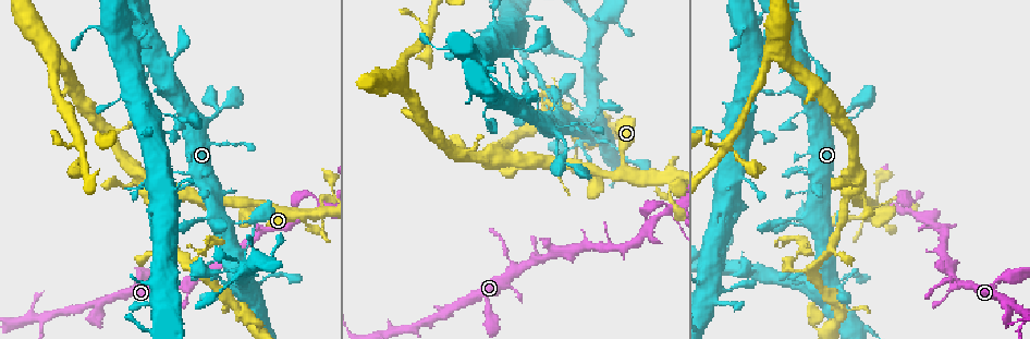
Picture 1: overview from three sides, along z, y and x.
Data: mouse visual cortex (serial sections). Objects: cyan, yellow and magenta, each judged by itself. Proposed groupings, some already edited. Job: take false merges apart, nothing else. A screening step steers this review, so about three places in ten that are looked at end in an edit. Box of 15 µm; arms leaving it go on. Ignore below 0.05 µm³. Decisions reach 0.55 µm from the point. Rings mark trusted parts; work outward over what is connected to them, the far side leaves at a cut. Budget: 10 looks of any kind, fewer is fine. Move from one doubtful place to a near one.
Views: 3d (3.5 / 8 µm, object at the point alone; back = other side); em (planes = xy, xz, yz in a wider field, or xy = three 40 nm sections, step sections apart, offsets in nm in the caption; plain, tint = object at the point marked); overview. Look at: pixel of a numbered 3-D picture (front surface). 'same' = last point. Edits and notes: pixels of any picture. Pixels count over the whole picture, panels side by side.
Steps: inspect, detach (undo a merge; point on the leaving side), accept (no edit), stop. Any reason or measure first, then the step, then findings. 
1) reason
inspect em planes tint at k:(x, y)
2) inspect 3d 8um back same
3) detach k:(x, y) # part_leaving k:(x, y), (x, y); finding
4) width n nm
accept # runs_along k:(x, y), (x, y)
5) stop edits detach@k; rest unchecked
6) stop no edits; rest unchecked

sudden change in width
inspect 3d 3.5um back at 1:(826, 284)

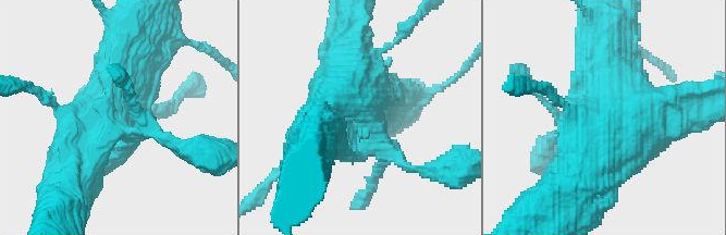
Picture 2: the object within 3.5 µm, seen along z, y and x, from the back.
inspect em xy step 2 tint at 2:(605, 112)

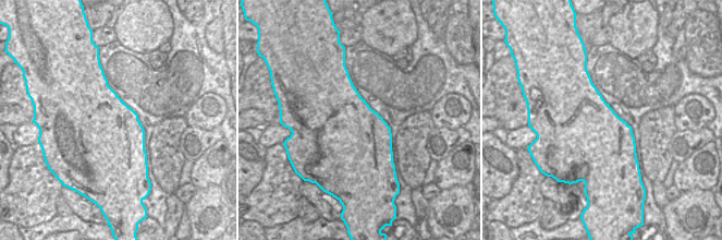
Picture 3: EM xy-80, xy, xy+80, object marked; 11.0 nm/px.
accept # continuous, no second cell

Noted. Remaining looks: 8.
inspect 3d 3.5um at 1:(497, 154)

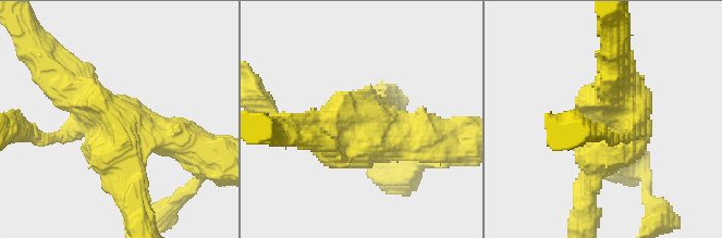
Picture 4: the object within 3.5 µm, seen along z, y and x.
inspect em xy step 1 tint at 4:(367, 121)

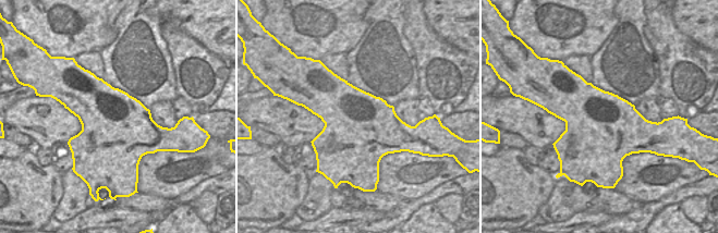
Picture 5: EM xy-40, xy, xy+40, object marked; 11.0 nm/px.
inspect em xy step 2 tint same

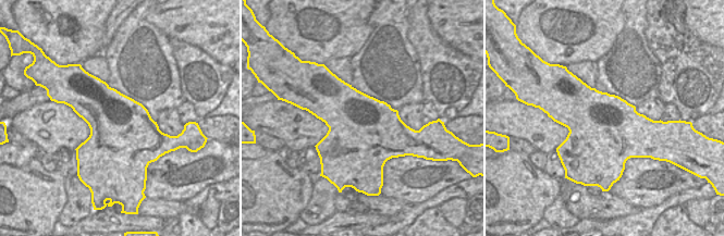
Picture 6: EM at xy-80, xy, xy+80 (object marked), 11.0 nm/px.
accept # runs_along 4:(198, 151), (114, 127), (68, 87); all the same cell

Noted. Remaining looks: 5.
sudden change in width
inspect 3d 8um at 1:(811, 272)

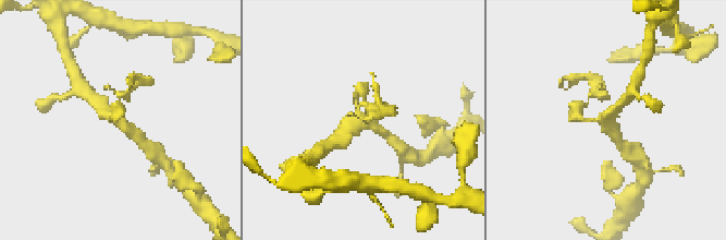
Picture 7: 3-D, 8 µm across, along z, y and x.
arms 3; arm_widths 150, 300, 350 nm; shape alone is not enough
inspect em xy step 2 tint at 7:(358, 120)

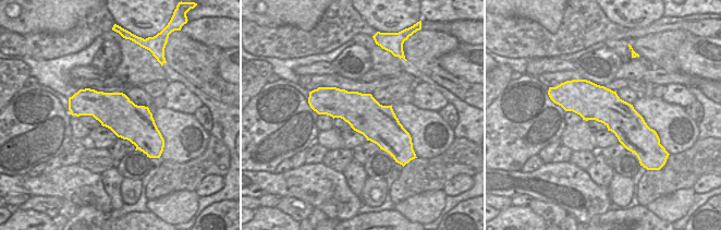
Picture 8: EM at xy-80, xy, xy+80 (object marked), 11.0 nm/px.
width 420 nm
accept # runs_along 8:(563, 98), (599, 103), (649, 133); all the same cell

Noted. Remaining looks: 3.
thick turns thin
inspect 3d 3.5um at 1:(131, 6)

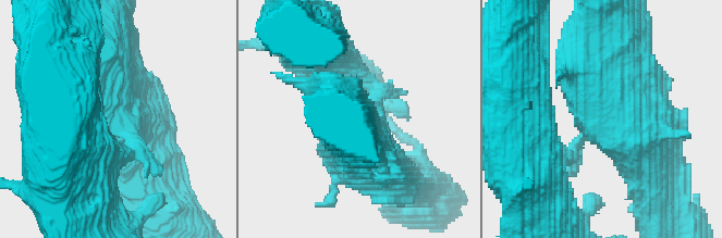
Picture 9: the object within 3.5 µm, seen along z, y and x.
inspect em xy step 2 tint at 9:(120, 126)

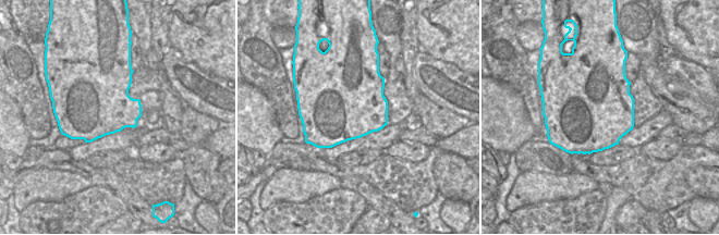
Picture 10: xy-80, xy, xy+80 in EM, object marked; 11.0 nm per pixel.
cut it another way
inspect em xy step 3 tint same

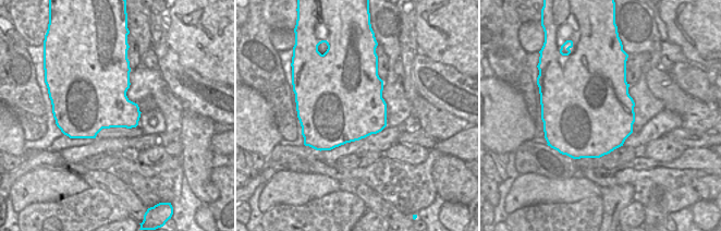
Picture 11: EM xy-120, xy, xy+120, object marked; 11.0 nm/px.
detach 9:(341, 69) # part_leaving 9:(369, 84), (329, 55), (315, 55); a second cell is stuck on

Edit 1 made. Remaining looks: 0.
stop edits detach@9; rest unchecked

